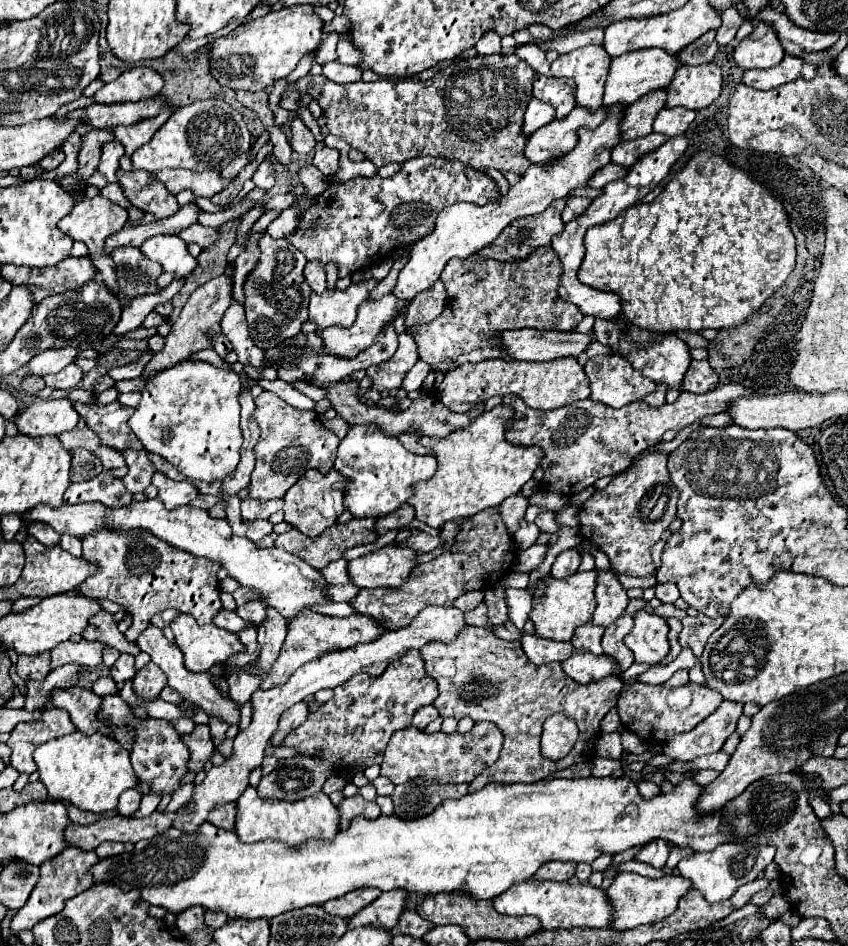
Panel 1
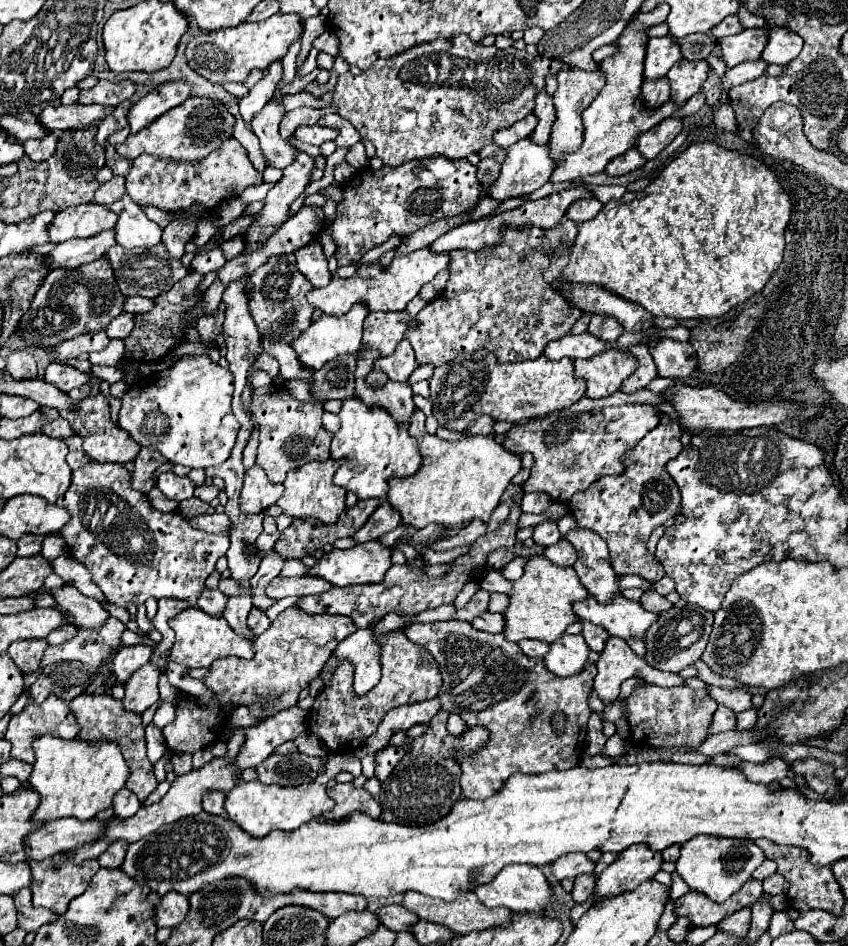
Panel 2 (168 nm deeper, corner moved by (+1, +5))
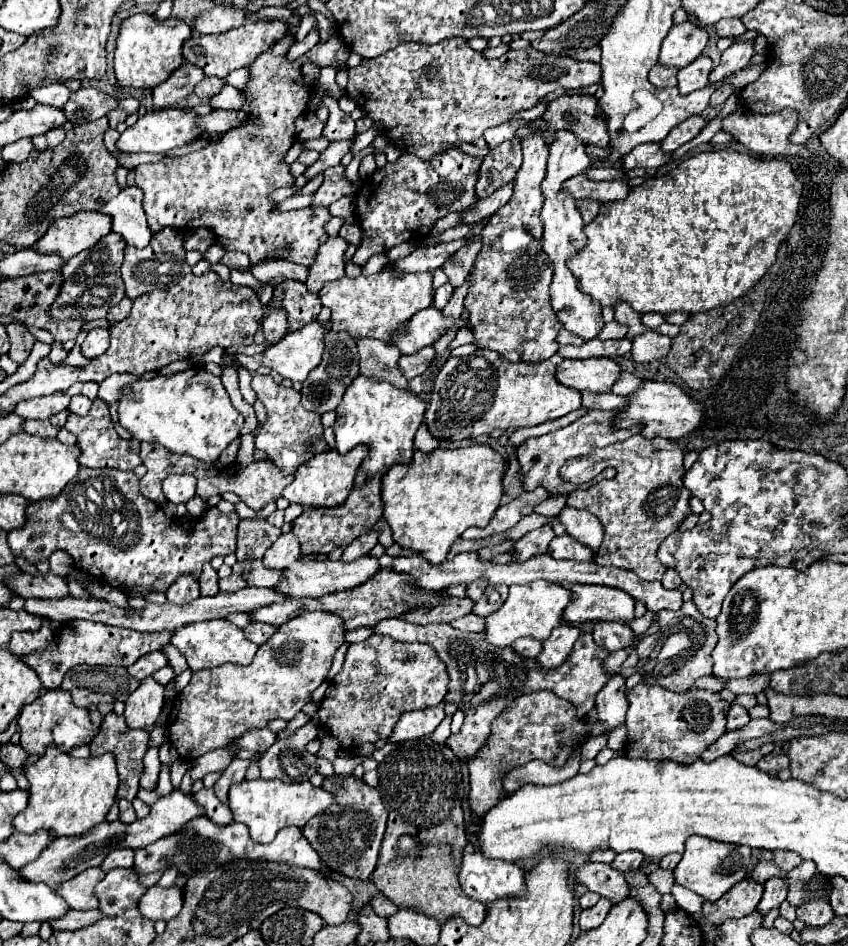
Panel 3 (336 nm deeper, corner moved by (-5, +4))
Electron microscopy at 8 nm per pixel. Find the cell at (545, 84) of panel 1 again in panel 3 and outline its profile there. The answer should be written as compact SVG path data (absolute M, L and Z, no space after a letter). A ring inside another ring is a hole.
M537 118L529 124L529 134L521 140L523 162L515 176L515 194L505 208L489 218L481 234L483 248L469 274L469 290L465 296L475 344L497 350L511 362L541 362L551 358L559 350L557 334L563 328L555 320L549 298L553 268L541 250L539 214L543 206L541 182L549 158L549 144L545 142L547 130L549 122Z

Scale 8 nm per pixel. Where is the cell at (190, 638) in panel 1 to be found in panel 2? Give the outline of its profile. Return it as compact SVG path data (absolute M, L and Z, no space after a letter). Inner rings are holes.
M197 607L185 609L183 613L175 615L169 621L169 627L175 631L175 645L171 651L171 659L185 667L209 667L215 659L229 655L241 659L253 657L253 643L247 637L233 633L233 629L227 625L227 621L223 621L223 617L211 617Z

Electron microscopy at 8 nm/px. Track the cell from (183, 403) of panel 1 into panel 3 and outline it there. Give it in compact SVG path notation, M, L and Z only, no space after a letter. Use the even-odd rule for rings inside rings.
M203 366L171 376L137 380L119 396L119 422L135 440L155 442L175 454L193 456L201 462L217 462L221 452L239 436L245 420L229 400L221 378Z

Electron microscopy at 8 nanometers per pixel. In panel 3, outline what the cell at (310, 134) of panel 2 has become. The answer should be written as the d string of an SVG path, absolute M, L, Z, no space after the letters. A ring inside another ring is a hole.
M325 90L321 92L322 104L325 104L329 108L329 120L325 122L325 128L323 128L323 136L329 140L329 142L341 142L341 140L351 140L355 136L355 122L351 120L349 114L345 114L339 106L337 106L337 100L331 98Z

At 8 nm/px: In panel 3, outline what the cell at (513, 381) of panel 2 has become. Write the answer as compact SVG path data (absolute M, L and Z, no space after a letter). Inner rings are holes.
M475 350L465 358L449 358L437 372L435 386L431 392L431 402L425 418L429 432L435 438L465 440L465 438L477 438L481 434L491 434L493 430L535 426L565 416L571 410L577 410L581 406L581 392L567 388L557 380L557 366L561 364L561 360L563 358L559 354L553 354L549 360L537 364L529 364L529 362L513 364L493 350Z

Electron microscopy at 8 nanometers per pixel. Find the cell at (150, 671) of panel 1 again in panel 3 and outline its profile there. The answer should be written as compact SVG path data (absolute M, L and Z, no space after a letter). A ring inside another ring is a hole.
M153 676L143 678L141 686L125 702L123 716L127 720L127 726L151 730L163 710L163 696L165 688Z

